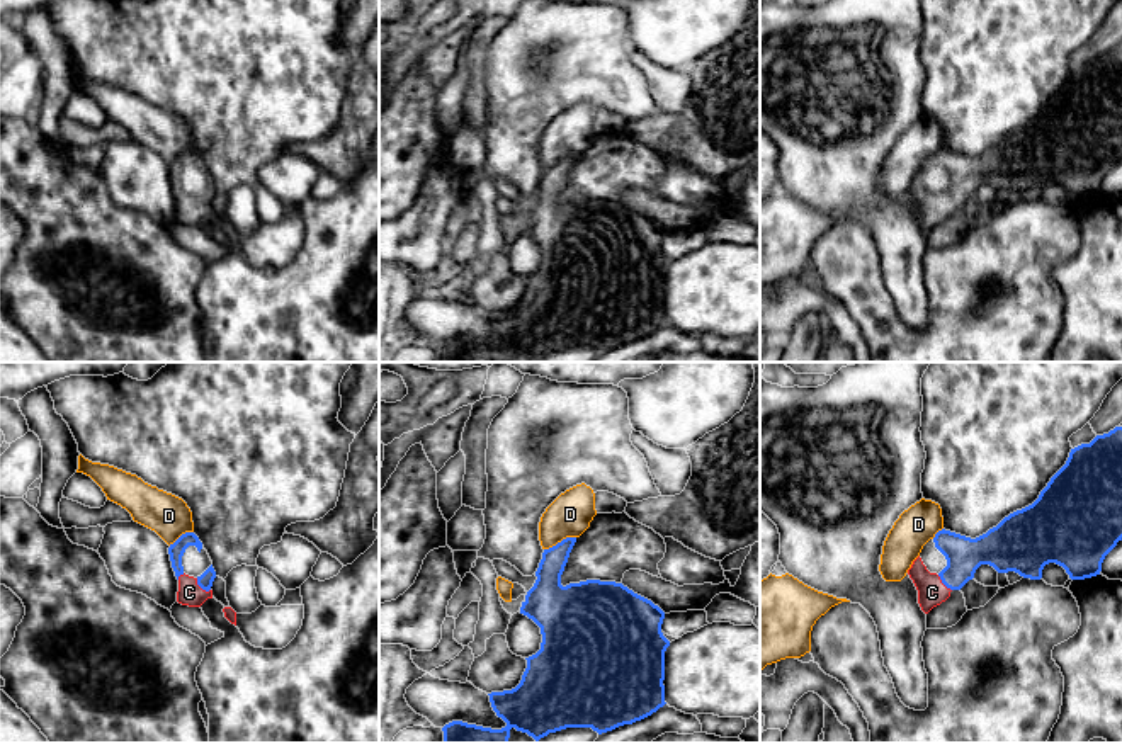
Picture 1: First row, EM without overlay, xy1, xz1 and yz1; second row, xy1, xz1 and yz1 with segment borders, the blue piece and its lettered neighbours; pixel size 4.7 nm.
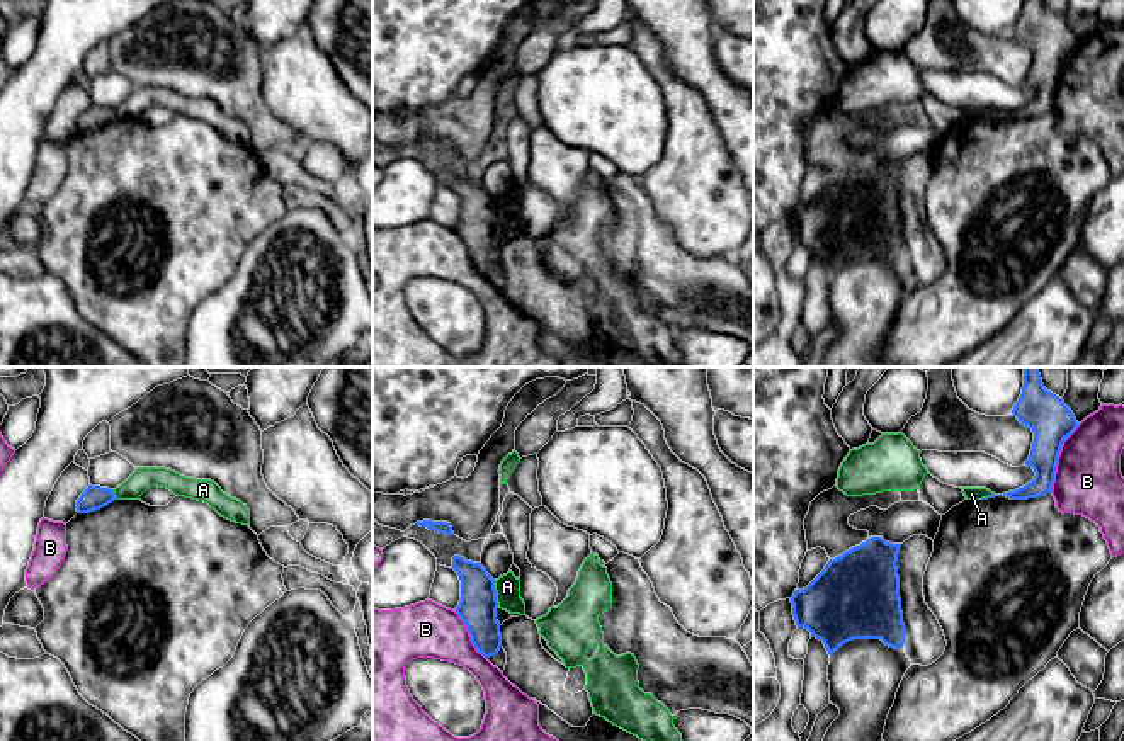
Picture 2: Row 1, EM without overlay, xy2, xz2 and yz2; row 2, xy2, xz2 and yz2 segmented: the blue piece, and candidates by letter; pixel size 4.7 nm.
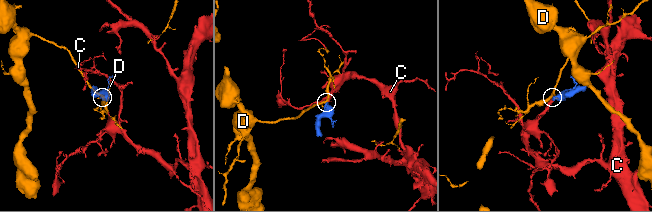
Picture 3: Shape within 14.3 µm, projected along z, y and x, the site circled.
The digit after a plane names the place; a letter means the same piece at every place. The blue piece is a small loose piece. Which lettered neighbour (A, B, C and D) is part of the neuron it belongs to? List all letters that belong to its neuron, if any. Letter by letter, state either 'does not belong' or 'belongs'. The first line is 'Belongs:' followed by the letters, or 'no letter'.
Belongs: C
A: does not belong
B: does not belong
C: belongs
D: does not belong

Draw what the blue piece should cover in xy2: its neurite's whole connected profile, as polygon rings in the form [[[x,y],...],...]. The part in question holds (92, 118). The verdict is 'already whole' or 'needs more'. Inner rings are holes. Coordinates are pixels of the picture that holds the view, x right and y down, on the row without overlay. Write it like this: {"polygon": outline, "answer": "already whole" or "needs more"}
{"polygon": [[[90,104],[77,119],[77,131],[78,133],[95,131],[107,126],[114,119],[117,119],[114,109]]], "answer": "already whole"}

